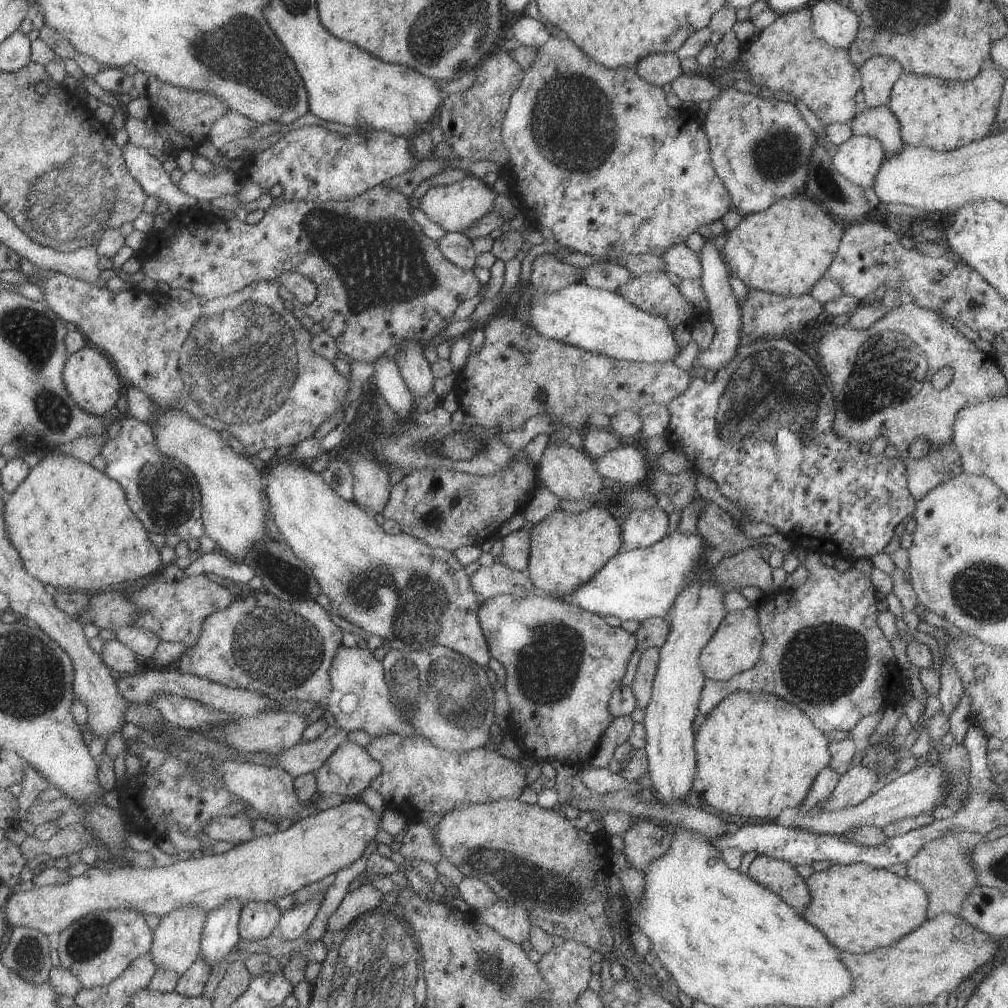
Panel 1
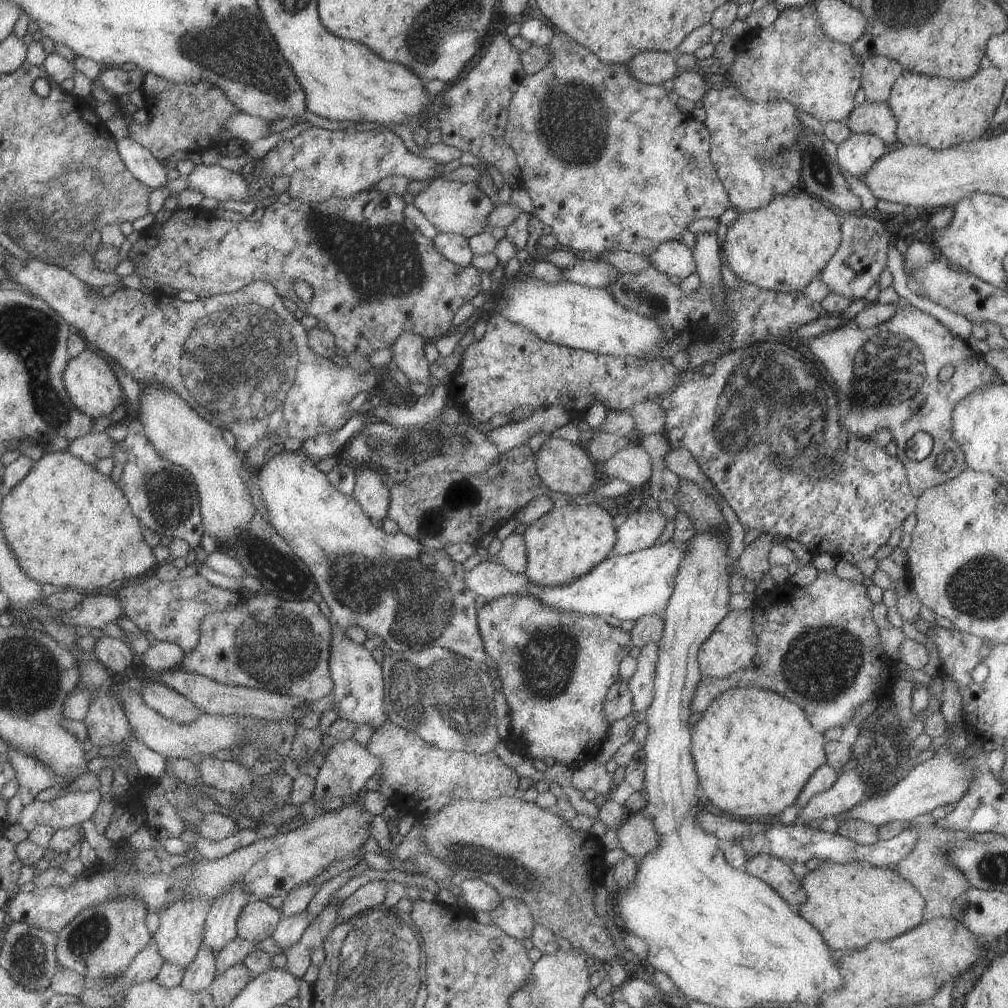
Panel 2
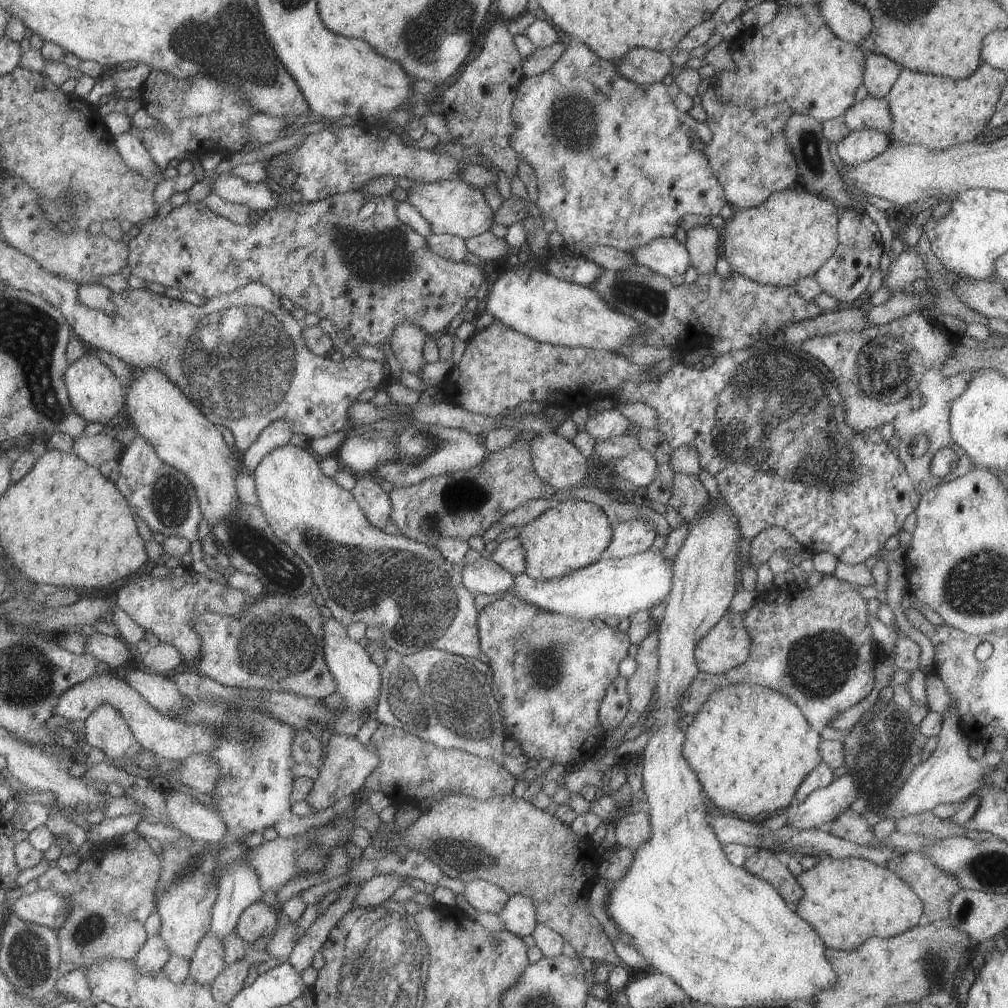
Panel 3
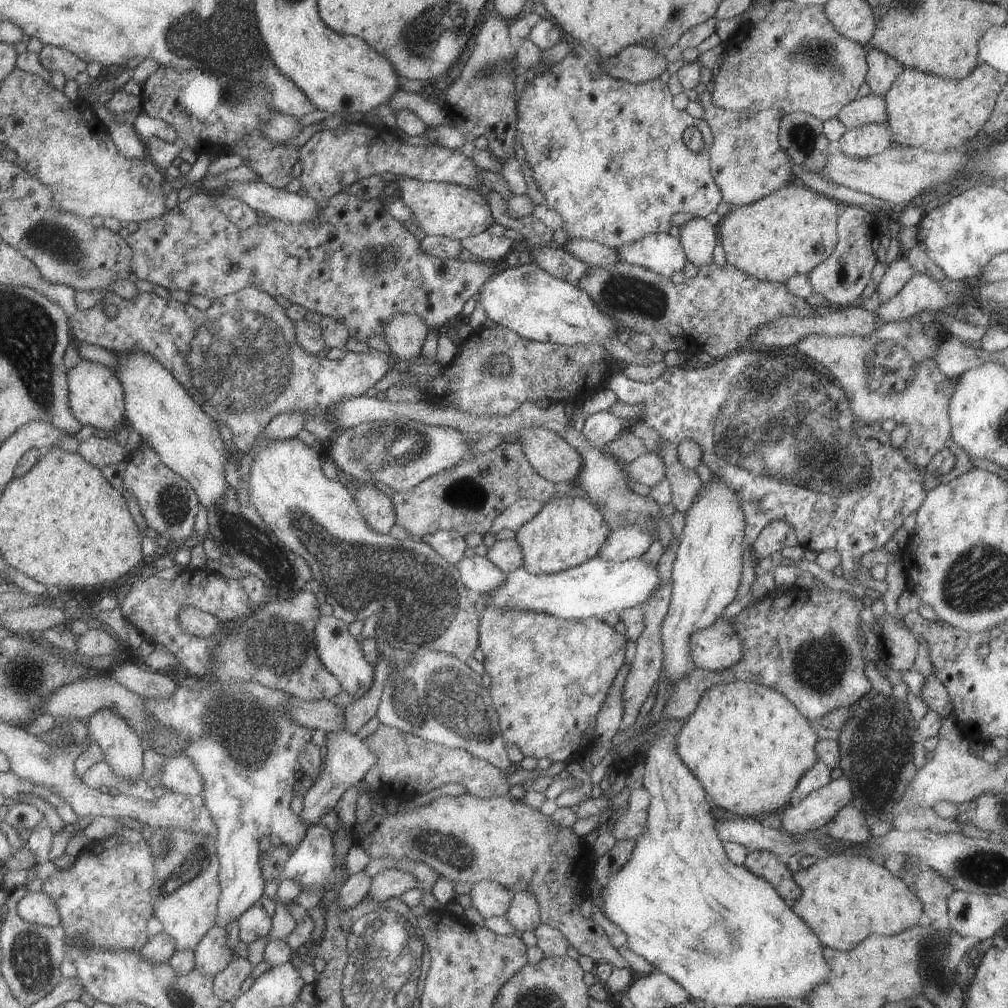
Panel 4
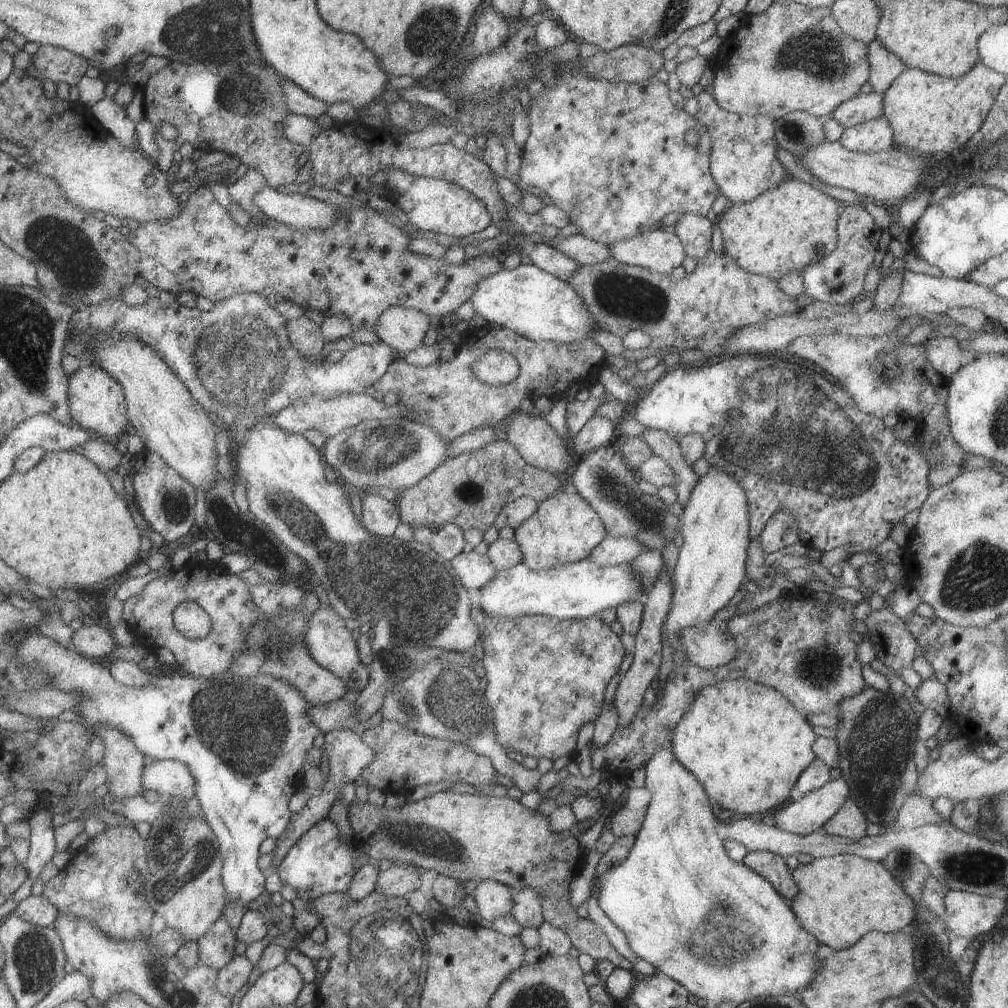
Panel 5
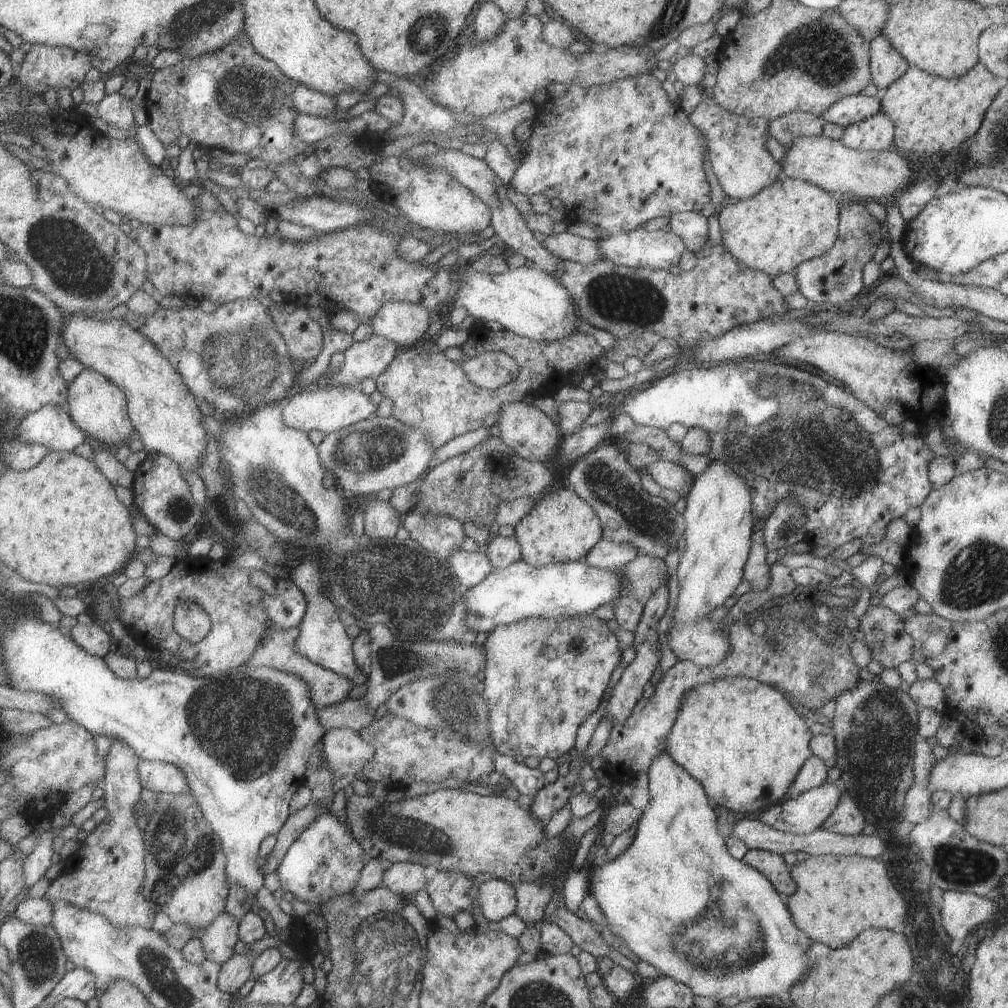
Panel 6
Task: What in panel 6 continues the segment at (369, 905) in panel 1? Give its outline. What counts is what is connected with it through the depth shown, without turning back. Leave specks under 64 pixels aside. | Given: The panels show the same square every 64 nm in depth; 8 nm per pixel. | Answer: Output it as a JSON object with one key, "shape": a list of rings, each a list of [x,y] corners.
{"shape":[[[417,862],[390,863],[385,869],[380,886],[389,888],[389,892],[413,896],[417,890],[424,889],[424,869]]]}

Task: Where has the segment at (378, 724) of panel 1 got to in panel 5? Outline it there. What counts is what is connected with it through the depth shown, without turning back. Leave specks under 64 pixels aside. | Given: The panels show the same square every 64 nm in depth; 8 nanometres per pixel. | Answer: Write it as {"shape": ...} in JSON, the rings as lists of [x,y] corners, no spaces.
{"shape":[[[319,604],[317,610],[311,612],[311,616],[307,620],[307,630],[305,630],[303,636],[305,636],[309,656],[325,670],[328,670],[337,678],[341,678],[347,689],[360,692],[367,684],[369,678],[368,667],[359,660],[355,640],[351,637],[350,630],[345,626],[344,619],[330,605],[325,607],[324,604]]]}

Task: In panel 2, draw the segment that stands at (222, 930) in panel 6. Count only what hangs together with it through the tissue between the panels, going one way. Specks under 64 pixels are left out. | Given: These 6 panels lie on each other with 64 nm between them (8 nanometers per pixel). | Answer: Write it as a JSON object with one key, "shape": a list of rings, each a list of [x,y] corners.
{"shape":[[[204,943],[199,946],[193,960],[184,966],[183,978],[181,979],[181,988],[189,992],[199,992],[199,990],[208,990],[212,980],[215,977],[215,956],[217,952],[209,950]]]}

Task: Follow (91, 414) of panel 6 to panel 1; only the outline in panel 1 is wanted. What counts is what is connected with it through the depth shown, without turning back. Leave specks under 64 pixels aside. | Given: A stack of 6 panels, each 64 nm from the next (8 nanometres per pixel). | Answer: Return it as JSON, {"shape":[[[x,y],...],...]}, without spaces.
{"shape":[[[87,344],[75,354],[68,354],[64,364],[62,382],[73,402],[87,414],[101,417],[107,411],[114,411],[115,402],[123,396],[123,383],[111,360],[96,347]]]}

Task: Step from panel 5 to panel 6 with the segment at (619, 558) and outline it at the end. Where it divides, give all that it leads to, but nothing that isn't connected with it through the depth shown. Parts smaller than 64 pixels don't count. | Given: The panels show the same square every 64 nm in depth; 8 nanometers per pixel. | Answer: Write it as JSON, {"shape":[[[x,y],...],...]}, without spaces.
{"shape":[[[600,538],[581,559],[587,566],[601,570],[618,570],[637,556],[637,550],[631,544],[609,542]]]}

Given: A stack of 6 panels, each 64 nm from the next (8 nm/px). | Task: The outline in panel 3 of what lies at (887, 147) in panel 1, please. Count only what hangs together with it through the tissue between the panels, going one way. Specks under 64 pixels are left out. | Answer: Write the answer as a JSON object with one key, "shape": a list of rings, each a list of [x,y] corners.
{"shape":[[[865,96],[860,102],[849,106],[840,119],[851,130],[863,130],[863,128],[875,128],[881,132],[890,132],[891,115],[884,98]]]}

